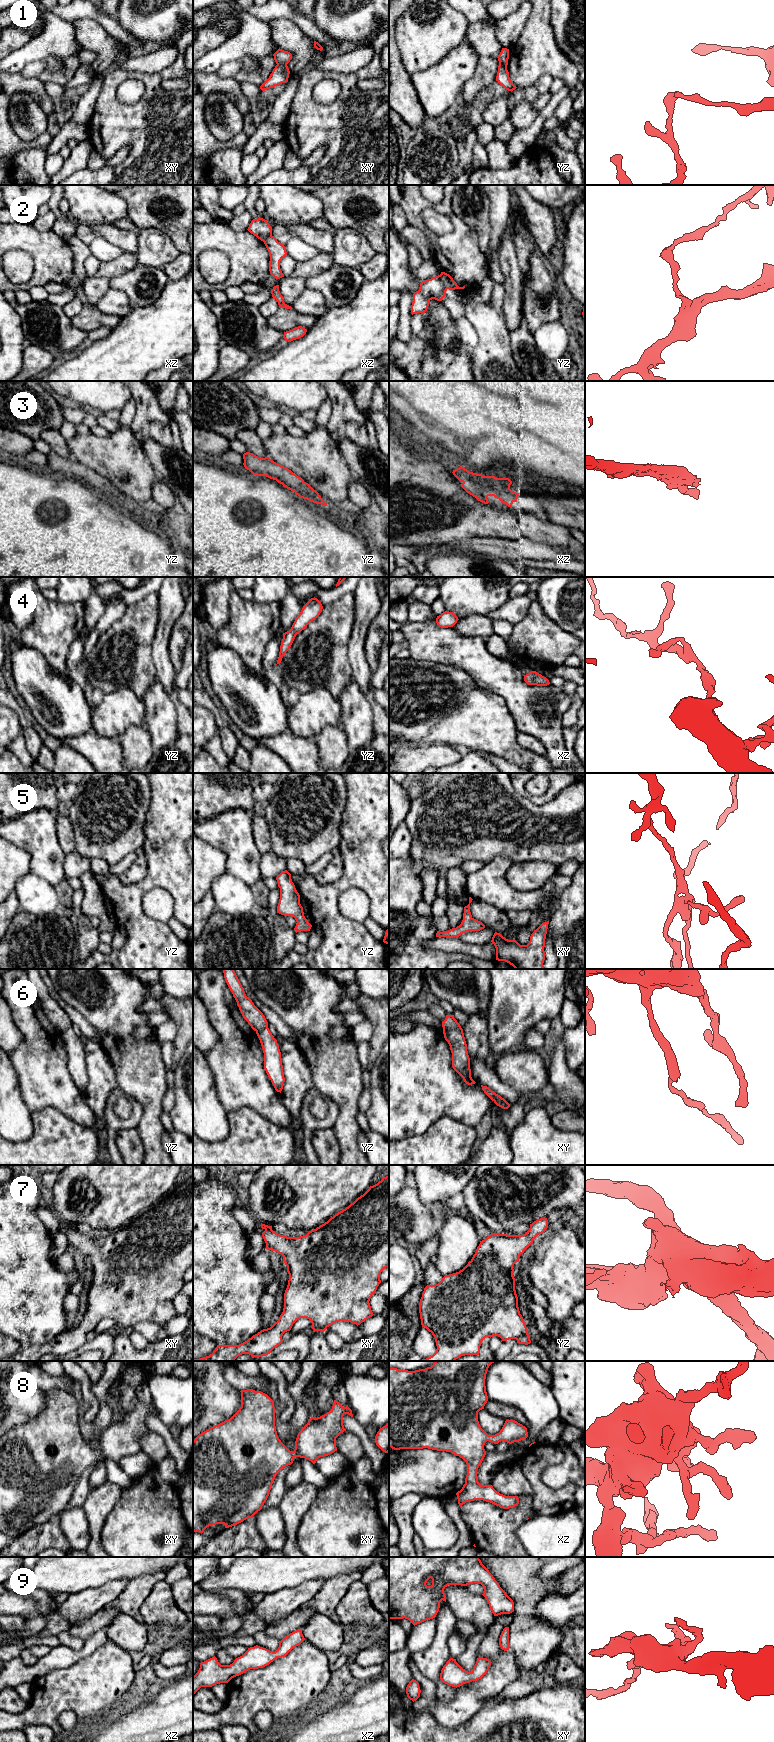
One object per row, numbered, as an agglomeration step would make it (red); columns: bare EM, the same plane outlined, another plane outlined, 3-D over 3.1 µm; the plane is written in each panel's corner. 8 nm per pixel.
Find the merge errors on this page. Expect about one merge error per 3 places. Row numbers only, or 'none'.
1, 2

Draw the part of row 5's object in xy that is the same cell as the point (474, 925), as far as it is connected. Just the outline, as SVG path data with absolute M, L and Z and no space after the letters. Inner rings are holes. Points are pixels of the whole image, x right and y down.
M469 897L469 904L464 907L464 913L463 913L463 920L459 926L456 928L452 928L448 931L437 931L436 937L447 937L447 938L453 938L453 937L459 937L461 934L469 932L469 931L480 931L485 928L485 925L474 919L470 912L470 903L472 902L472 898Z

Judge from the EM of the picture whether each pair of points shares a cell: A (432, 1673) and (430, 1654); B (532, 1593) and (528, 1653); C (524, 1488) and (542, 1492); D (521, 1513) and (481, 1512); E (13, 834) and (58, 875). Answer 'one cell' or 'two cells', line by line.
A: one cell
B: one cell
C: two cells
D: one cell
E: one cell

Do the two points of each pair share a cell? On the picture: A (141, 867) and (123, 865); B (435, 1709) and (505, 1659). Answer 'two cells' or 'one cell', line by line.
A: two cells
B: one cell

